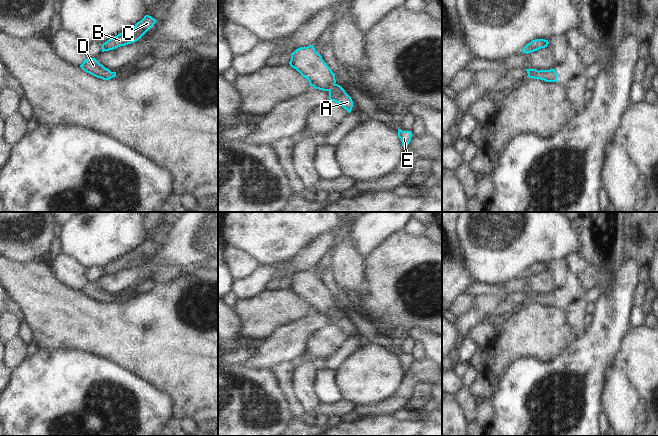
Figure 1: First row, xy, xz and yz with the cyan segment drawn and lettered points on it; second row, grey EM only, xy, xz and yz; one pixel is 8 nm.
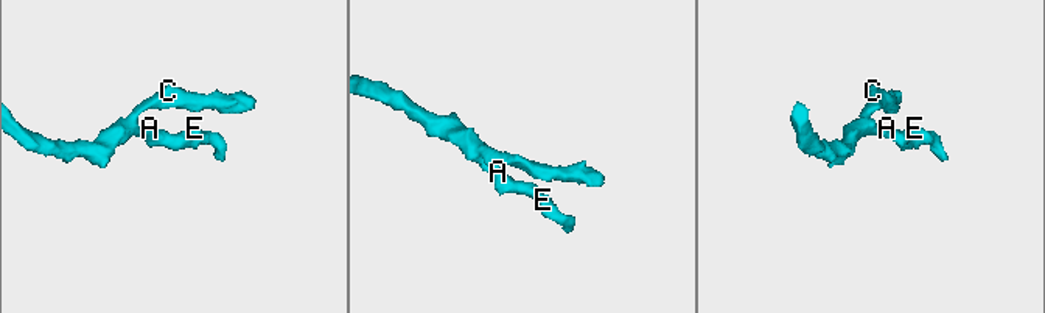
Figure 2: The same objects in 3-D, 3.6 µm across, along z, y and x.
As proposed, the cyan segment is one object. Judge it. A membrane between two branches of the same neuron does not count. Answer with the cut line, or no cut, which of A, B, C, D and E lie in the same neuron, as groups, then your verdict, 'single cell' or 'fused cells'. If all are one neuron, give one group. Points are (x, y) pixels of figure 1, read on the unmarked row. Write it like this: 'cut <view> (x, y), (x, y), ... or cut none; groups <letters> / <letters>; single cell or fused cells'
cut none; groups A B C D E; single cell

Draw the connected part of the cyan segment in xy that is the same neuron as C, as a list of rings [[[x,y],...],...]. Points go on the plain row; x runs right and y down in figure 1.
[[[149,239],[137,246],[134,251],[127,253],[125,256],[112,261],[102,268],[102,276],[116,273],[138,265],[150,252],[154,250],[157,244]]]

